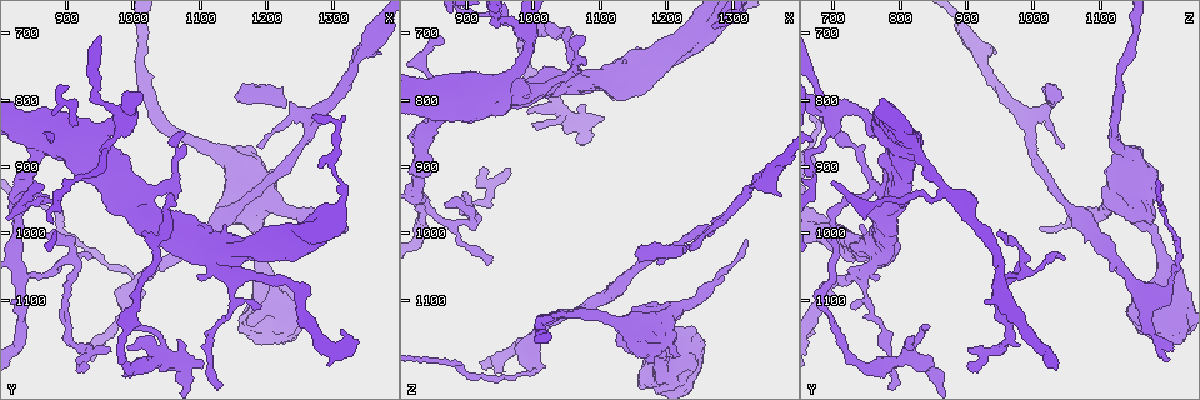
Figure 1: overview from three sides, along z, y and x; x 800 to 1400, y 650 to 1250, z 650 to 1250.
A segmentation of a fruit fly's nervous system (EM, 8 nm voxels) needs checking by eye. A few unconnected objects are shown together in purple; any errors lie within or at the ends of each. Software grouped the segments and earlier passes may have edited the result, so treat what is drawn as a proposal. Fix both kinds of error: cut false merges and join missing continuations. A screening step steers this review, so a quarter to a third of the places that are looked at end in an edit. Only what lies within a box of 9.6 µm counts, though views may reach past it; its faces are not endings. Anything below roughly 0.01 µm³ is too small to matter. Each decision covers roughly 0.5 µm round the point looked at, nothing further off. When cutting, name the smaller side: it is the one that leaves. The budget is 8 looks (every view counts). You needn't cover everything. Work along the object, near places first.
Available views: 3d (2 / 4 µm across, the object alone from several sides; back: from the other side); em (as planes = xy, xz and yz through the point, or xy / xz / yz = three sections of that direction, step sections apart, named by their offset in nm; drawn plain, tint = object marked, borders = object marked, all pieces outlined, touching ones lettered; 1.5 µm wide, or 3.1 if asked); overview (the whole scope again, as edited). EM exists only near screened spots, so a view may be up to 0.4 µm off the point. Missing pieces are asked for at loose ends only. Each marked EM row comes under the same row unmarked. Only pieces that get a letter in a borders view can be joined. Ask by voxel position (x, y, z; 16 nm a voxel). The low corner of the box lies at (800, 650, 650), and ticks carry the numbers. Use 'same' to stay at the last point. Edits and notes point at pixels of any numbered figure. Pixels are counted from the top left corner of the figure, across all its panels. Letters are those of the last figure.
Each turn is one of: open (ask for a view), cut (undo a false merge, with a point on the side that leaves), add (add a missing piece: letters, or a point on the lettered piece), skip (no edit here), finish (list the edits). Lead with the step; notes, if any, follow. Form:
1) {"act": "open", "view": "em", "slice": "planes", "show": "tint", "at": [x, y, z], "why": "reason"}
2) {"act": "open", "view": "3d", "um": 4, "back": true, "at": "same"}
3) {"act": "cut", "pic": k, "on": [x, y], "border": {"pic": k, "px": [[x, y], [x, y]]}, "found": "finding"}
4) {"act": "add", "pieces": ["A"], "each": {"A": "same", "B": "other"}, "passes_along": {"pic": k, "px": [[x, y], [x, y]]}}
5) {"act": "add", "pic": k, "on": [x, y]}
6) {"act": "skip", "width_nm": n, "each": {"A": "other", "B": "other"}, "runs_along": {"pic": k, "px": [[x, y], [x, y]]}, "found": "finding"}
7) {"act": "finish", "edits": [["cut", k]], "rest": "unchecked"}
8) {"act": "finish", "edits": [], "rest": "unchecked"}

{"act": "open", "view": "3d", "um": 4, "at": [1175, 980, 1160], "why": "calibre changes"}

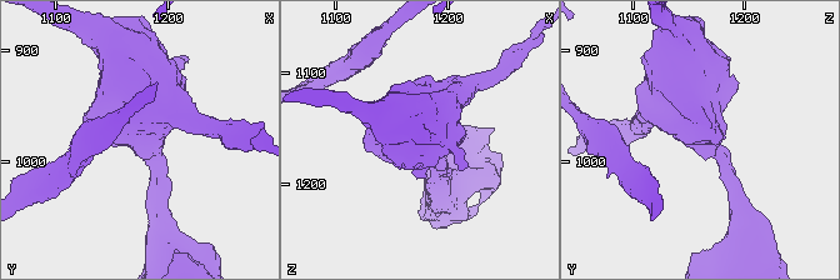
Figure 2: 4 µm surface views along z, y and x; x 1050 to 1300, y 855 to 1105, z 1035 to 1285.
{"act": "open", "view": "em", "slice": "planes", "show": "borders", "at": [1178, 978, 1166], "why": "need the tissue"}

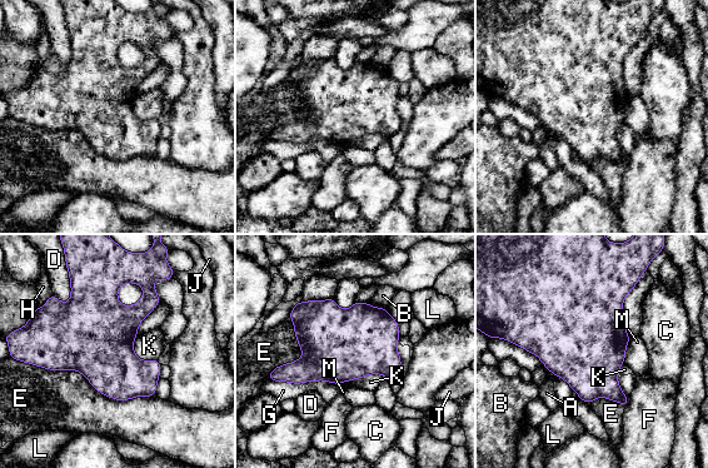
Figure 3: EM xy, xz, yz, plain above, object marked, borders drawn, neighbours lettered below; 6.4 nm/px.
{"act": "skip", "width_nm": 440, "each": {"A": "other", "B": "other", "C": "other", "D": "other", "E": "other", "F": "other", "G": "other", "H": "other", "J": "other", "K": "other", "L": "other", "M": "other"}, "border": {"pic": 3, "px": [[136, 335], [135, 354], [156, 359]]}, "found": "all the same neuron"}

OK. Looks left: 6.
{"act": "open", "view": "em", "slice": "planes", "show": "borders", "at": [935, 1175, 945], "why": "sharp bend"}

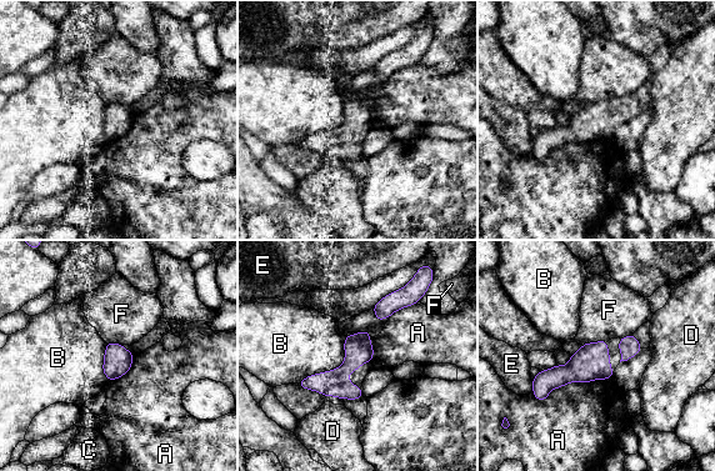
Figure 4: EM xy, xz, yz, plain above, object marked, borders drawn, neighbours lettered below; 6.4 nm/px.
{"act": "skip", "width_nm": 180, "each": {"A": "other", "B": "other", "C": "other", "D": "other", "E": "other", "F": "other"}, "border": {"pic": 4, "px": [[345, 336], [339, 366], [296, 382]]}, "found": "one neuron here"}

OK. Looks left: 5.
{"act": "open", "view": "em", "slice": "planes", "show": "borders", "at": [1100, 1200, 830], "why": "an open end"}

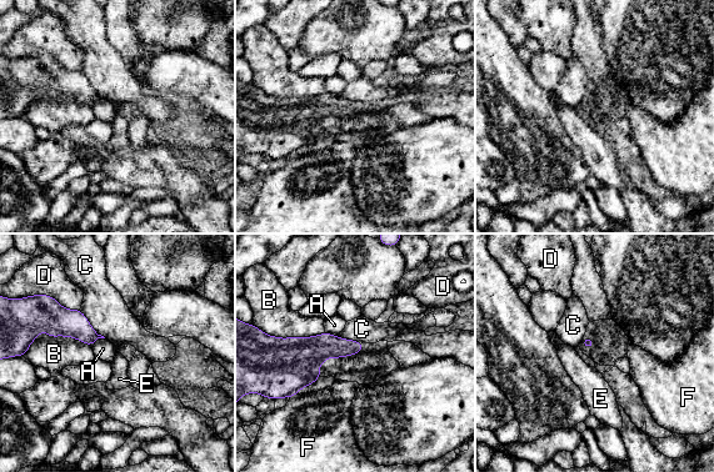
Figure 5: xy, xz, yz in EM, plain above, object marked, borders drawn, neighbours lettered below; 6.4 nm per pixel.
{"act": "skip", "each": {"A": "other", "B": "other", "C": "other", "D": "other", "E": "other", "F": "other"}, "border": {"pic": 5, "px": [[104, 337], [100, 337], [91, 346]]}, "found": "no lettered piece goes on from it"}

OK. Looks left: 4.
{"act": "open", "view": "3d", "um": 2, "at": [1320, 995, 1015], "why": "tapers out"}

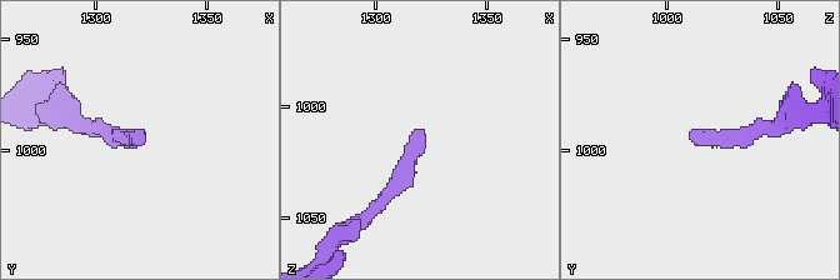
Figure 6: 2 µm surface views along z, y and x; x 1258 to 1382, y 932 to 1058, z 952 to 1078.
{"act": "open", "view": "em", "slice": "xz", "step": 8, "show": "borders", "at": [1321, 995, 1011], "why": "need the tissue"}

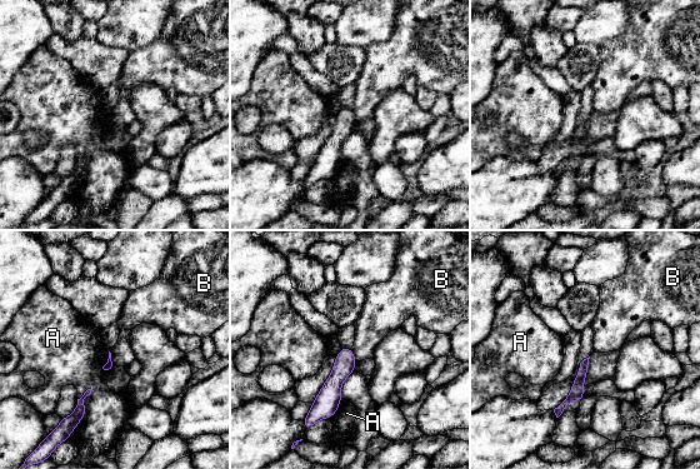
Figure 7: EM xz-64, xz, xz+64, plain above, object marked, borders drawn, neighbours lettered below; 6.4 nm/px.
{"act": "skip", "each": {"A": "other", "B": "other"}, "runs_along": {"pic": 7, "px": [[348, 352], [330, 395], [311, 414]]}, "found": "no lettered piece goes on from it"}

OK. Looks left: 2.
{"act": "finish", "edits": [], "rest": "unchecked"}

